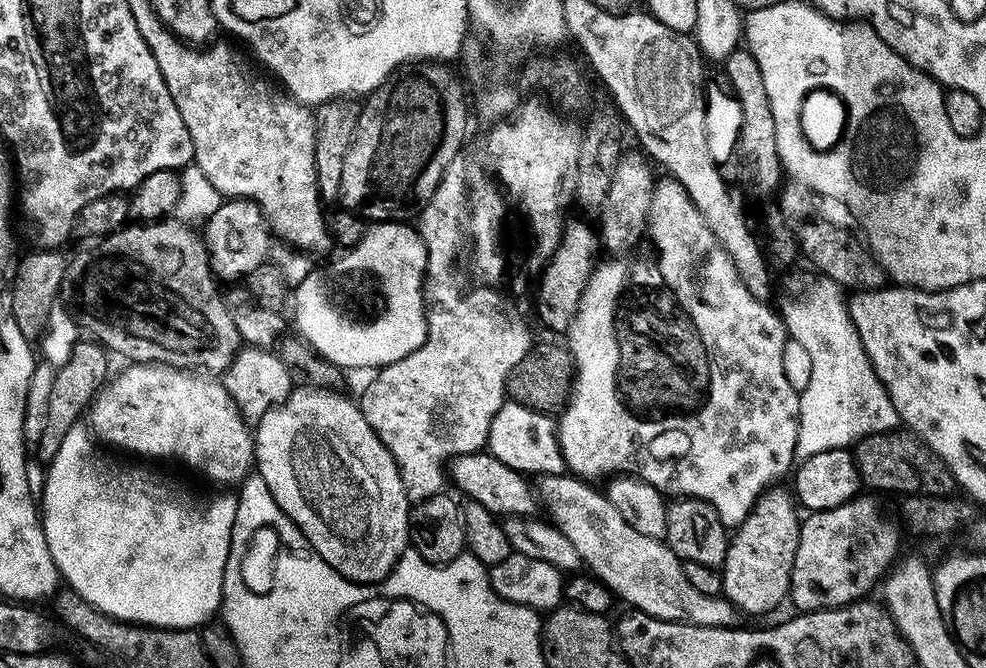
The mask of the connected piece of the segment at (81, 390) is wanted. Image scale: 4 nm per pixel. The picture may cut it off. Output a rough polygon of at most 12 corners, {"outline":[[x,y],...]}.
{"outline":[[80,338],[56,368],[38,441],[44,462],[109,379],[104,344]]}

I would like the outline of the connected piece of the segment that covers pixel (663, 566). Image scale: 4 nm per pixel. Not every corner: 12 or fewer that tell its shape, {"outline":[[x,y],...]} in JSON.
{"outline":[[575,474],[541,476],[539,503],[579,563],[635,611],[719,628],[663,539],[639,533]]}

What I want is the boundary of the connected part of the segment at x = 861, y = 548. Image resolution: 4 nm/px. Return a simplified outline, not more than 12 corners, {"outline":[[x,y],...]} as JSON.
{"outline":[[868,496],[803,517],[791,603],[857,603],[896,556]]}

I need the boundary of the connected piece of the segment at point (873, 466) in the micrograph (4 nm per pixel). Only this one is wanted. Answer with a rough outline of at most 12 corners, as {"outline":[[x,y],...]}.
{"outline":[[907,431],[855,445],[861,478],[880,492],[943,496],[952,471]]}

